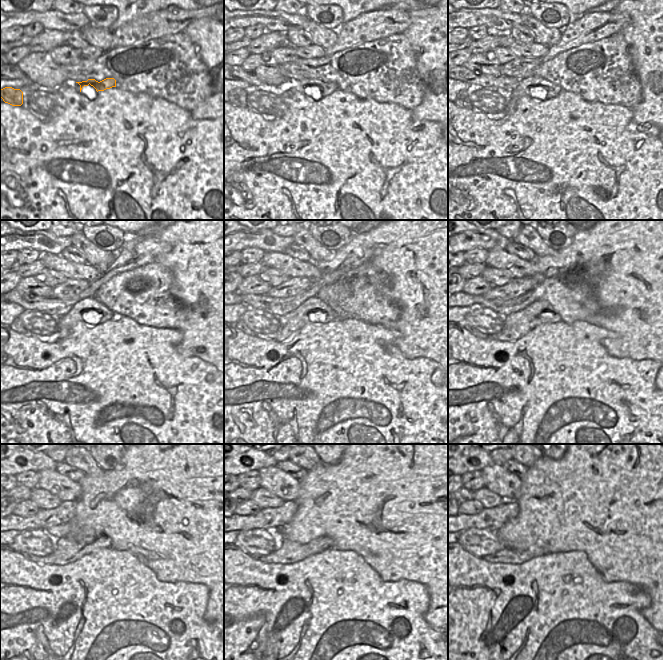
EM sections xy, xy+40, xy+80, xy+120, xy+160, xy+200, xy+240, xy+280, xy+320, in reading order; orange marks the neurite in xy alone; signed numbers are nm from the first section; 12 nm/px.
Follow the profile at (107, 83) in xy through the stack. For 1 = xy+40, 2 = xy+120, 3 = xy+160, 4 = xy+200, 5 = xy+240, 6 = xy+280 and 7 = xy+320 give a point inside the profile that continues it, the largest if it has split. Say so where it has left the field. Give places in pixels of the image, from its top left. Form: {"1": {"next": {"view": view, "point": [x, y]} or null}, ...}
{"1": {"next": {"view": "xy+40", "point": [328, 88]}}, "2": {"next": {"view": "xy+120", "point": [65, 324]}}, "3": {"next": {"view": "xy+160", "point": [290, 324]}}, "4": {"next": {"view": "xy+200", "point": [516, 325]}}, "5": {"next": {"view": "xy+240", "point": [67, 549]}}, "6": {"next": {"view": "xy+280", "point": [287, 552]}}, "7": {"next": {"view": "xy+320", "point": [505, 555]}}}

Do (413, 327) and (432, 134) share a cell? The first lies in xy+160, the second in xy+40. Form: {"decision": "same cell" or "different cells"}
{"decision": "different cells"}

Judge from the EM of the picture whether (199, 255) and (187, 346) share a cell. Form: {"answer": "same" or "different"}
{"answer": "same"}

